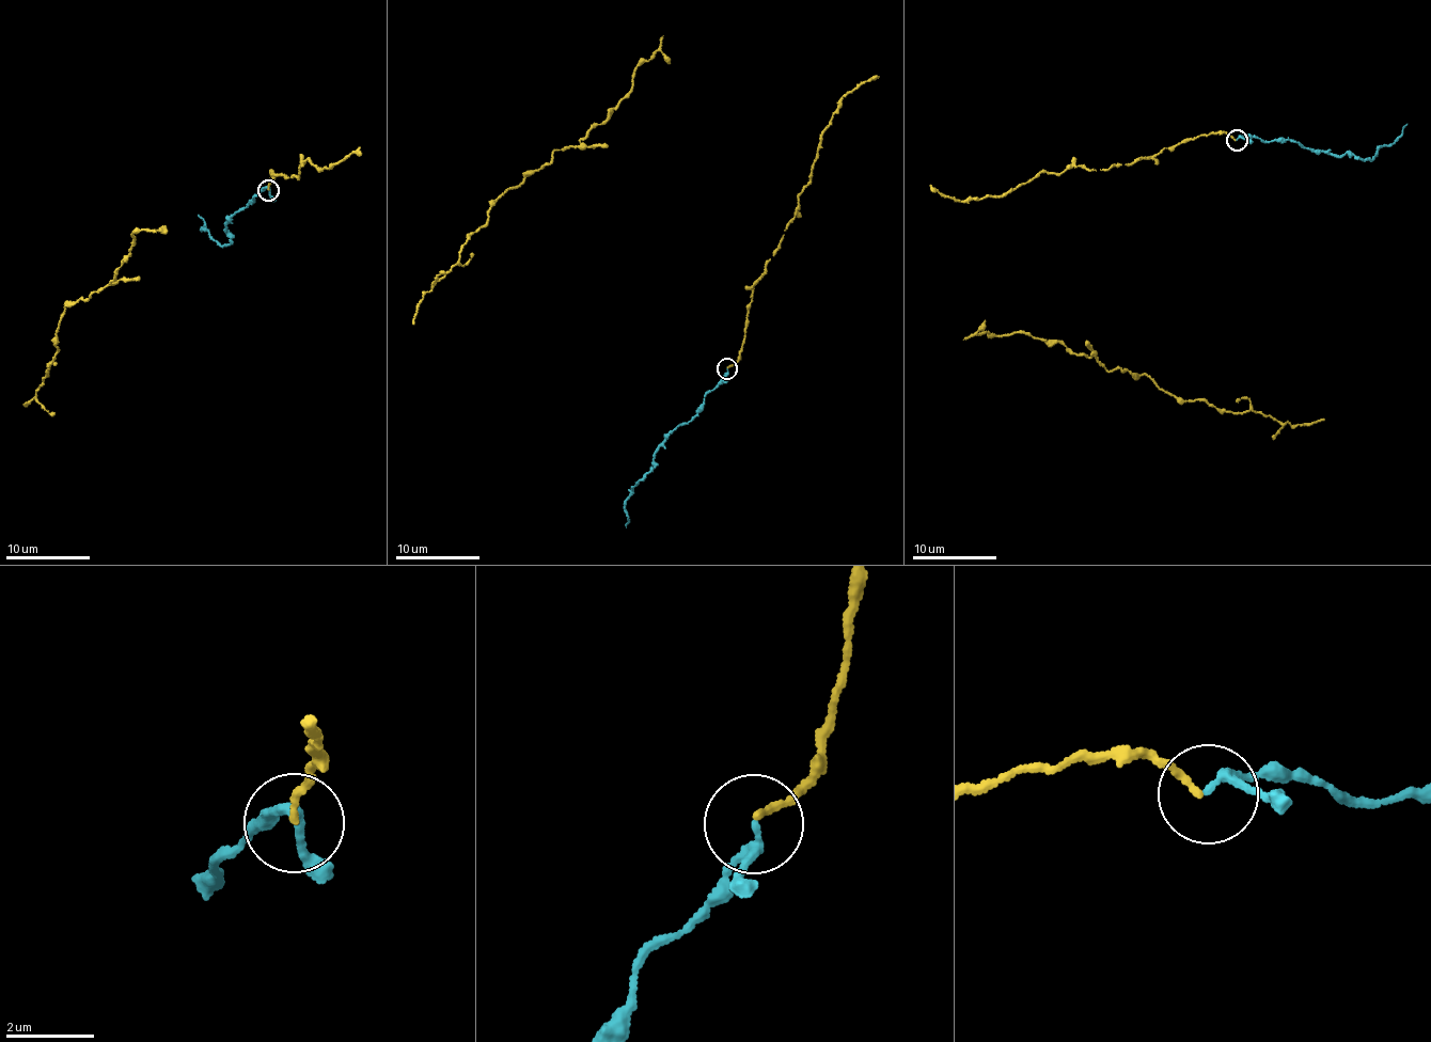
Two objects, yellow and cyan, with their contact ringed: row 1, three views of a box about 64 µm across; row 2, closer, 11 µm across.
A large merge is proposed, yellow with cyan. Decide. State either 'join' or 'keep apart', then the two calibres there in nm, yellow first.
join; 150 nm thick on the yellow side, 150 nm on the other

